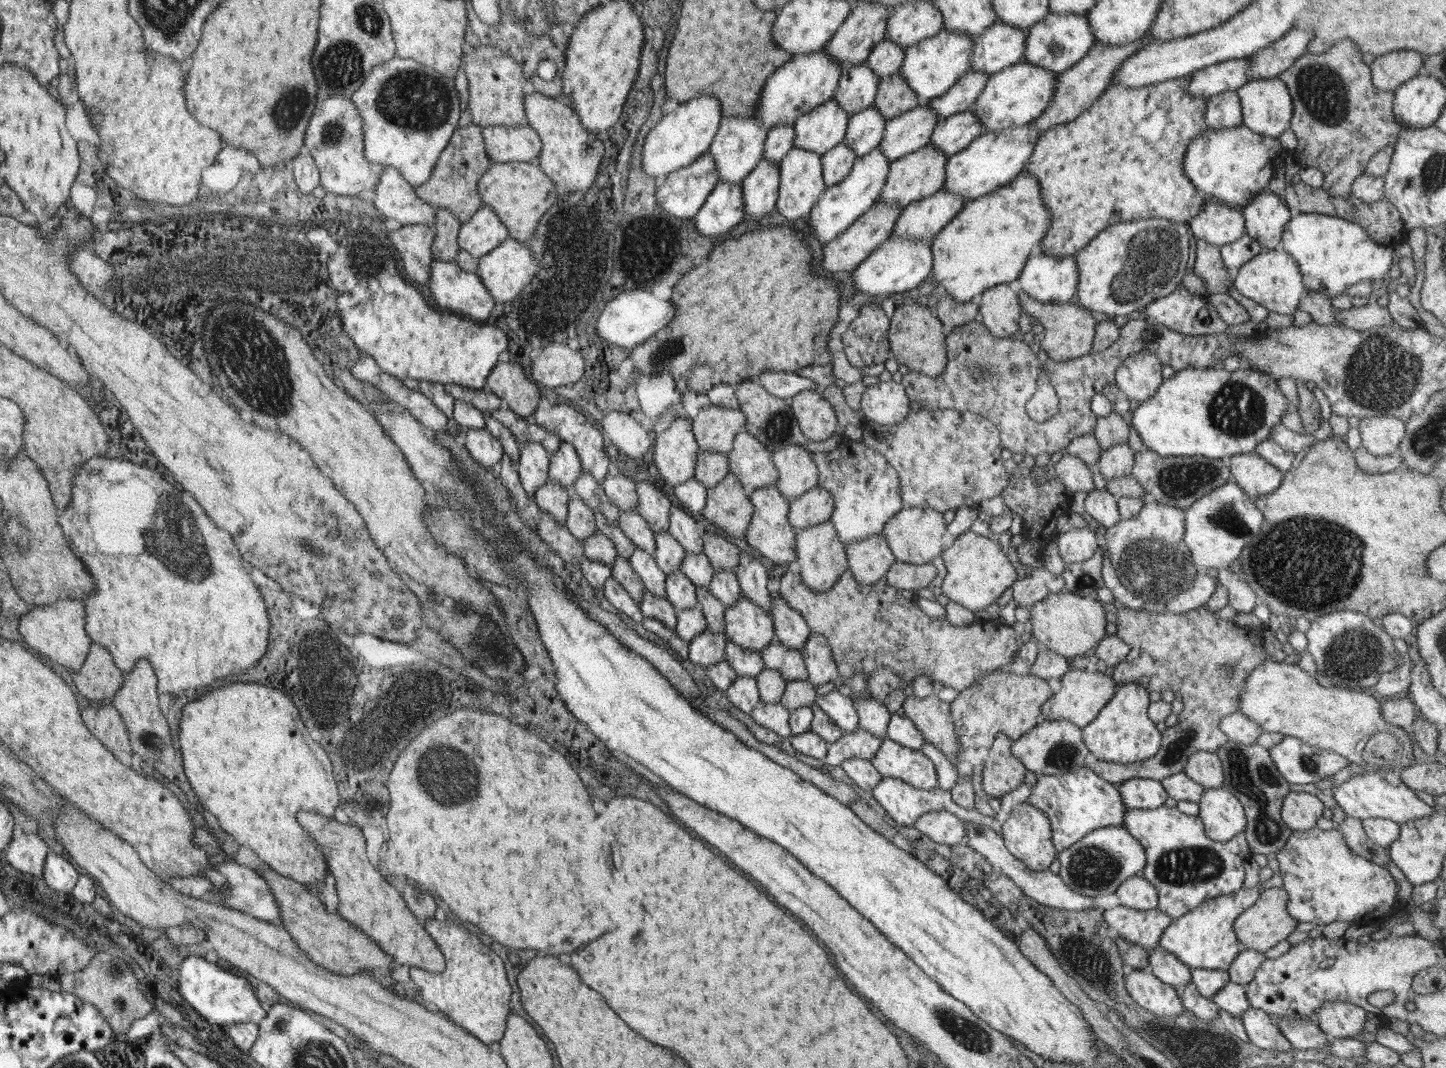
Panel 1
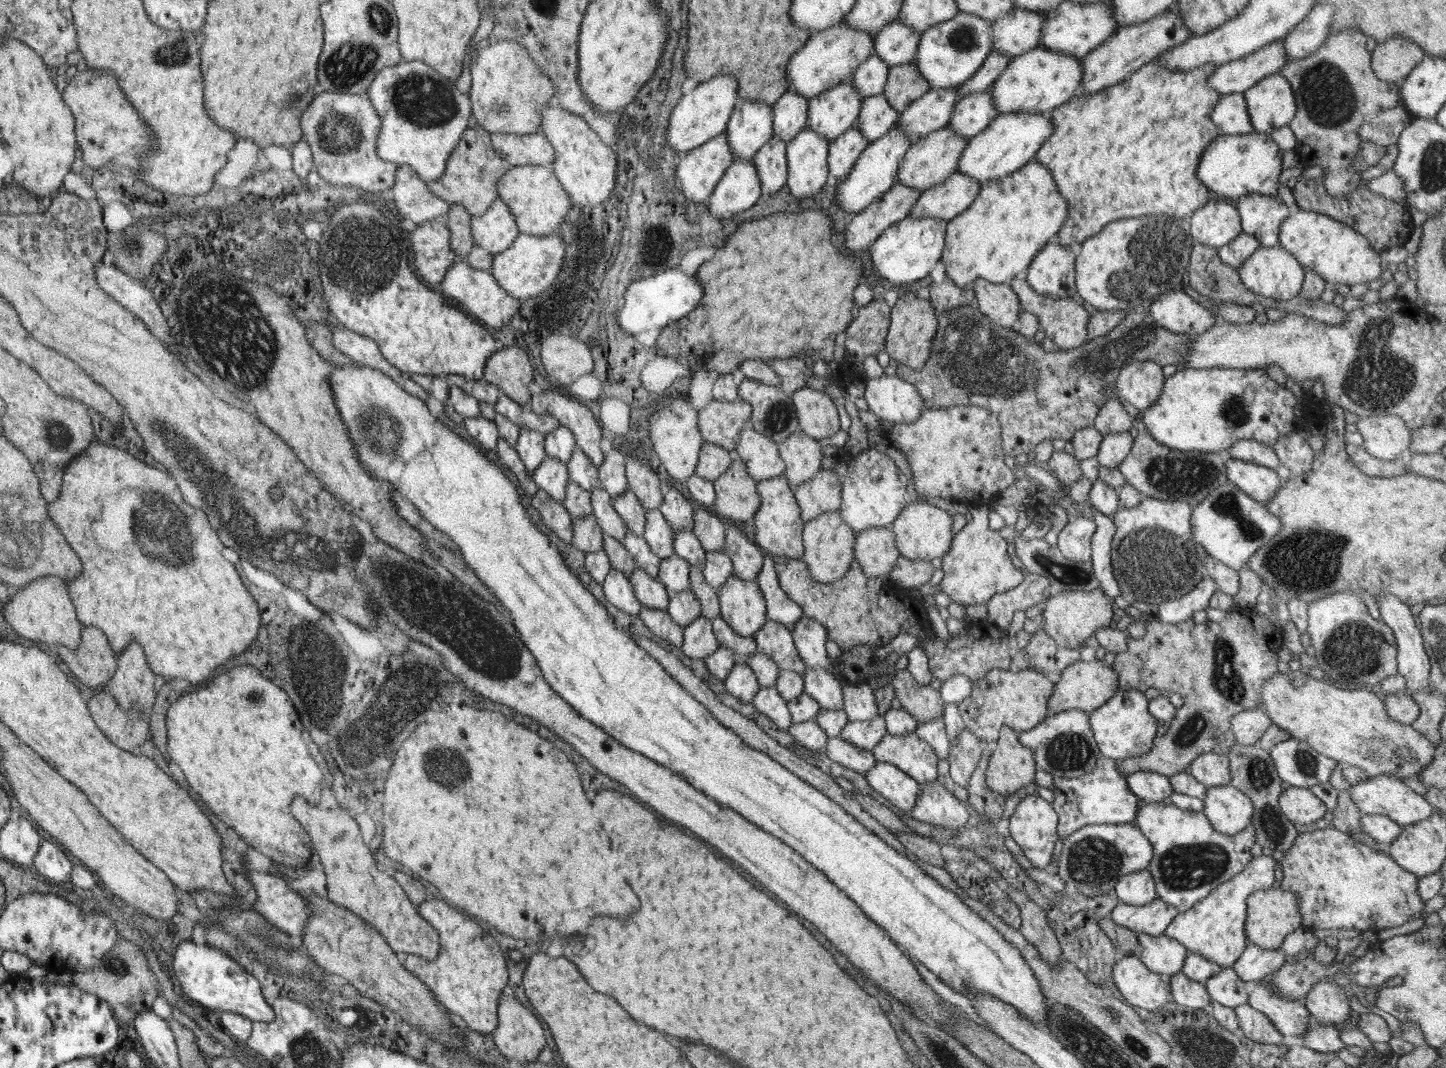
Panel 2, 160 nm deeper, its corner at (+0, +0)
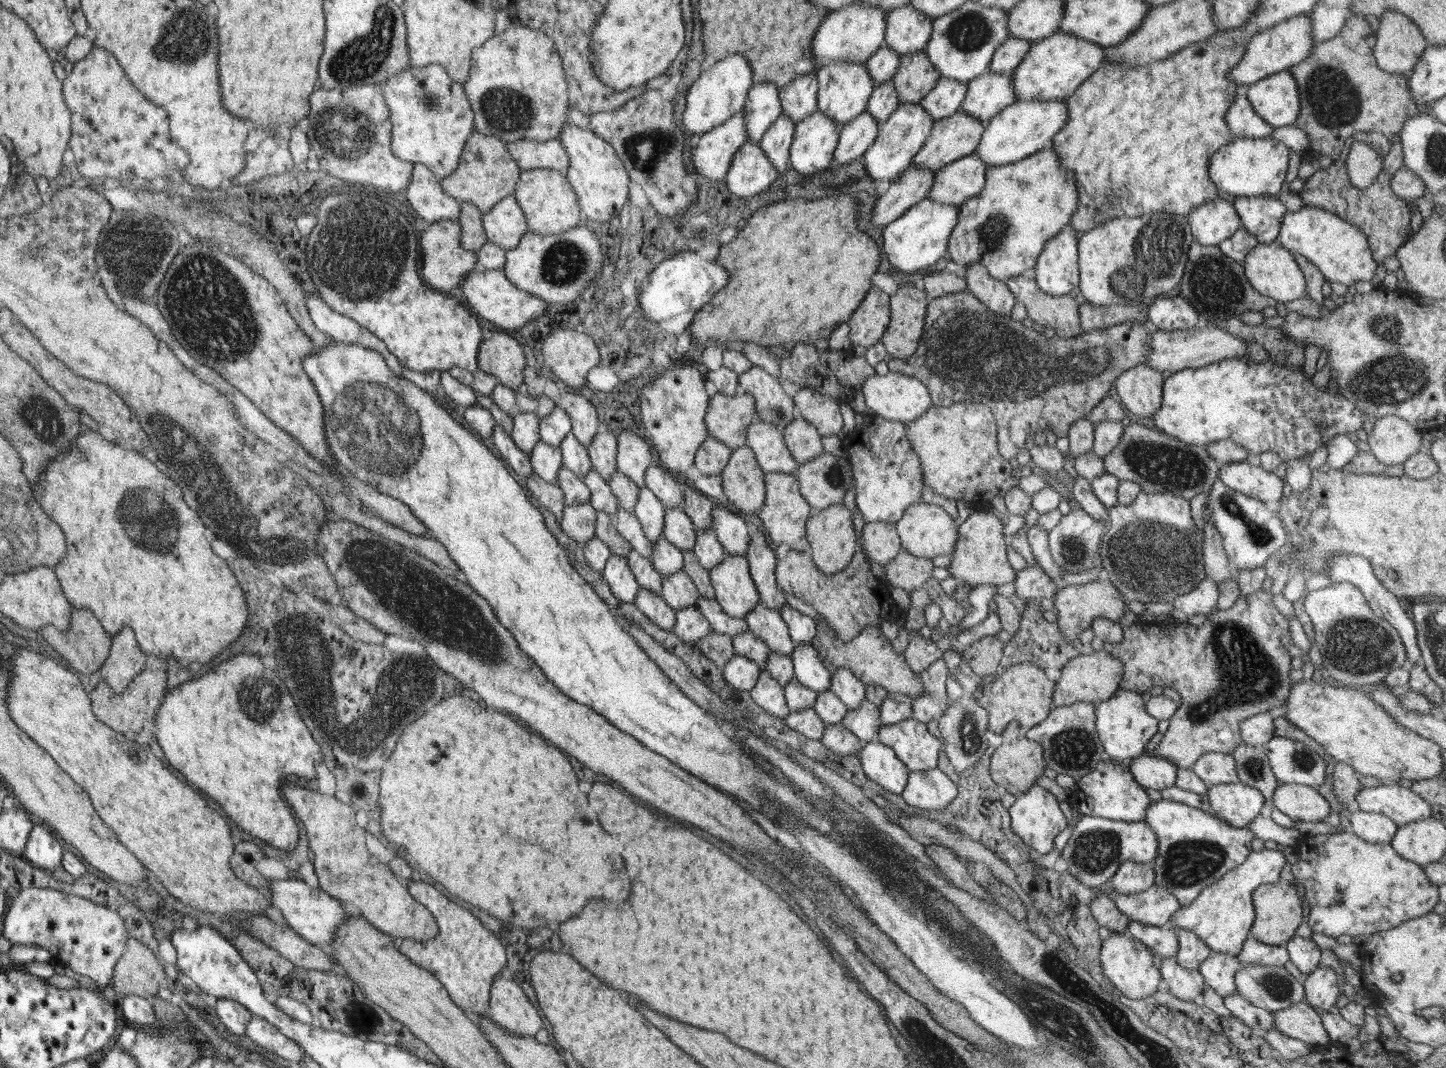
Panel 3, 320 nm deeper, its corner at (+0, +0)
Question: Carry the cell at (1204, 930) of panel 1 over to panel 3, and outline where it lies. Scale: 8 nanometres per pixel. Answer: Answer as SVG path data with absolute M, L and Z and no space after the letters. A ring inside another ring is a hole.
M1265 847L1258 852L1252 850L1242 864L1229 870L1220 880L1200 891L1200 894L1187 907L1181 906L1171 916L1169 927L1174 930L1180 927L1195 932L1214 953L1223 952L1237 956L1255 921L1252 893L1262 883L1278 881L1284 864L1286 860L1283 859L1283 854L1278 849Z

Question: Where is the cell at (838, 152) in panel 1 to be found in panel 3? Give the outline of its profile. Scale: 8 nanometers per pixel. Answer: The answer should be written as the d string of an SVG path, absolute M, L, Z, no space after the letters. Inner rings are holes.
M862 112L840 128L834 164L842 166L851 160L860 160L878 136L879 124L870 112Z

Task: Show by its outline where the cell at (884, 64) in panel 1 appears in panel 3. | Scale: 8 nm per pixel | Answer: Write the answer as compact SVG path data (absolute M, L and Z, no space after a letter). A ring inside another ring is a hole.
M911 2L888 12L886 20L884 45L896 51L898 56L914 54L928 45L933 18L916 10Z

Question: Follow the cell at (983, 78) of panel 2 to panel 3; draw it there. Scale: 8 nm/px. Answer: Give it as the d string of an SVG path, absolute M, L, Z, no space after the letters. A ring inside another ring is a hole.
M1009 36L994 52L987 73L1014 75L1031 46L1029 40Z

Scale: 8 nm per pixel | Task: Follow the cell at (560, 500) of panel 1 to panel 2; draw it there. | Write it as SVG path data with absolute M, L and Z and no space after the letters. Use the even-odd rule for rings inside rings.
M547 456L531 477L539 488L545 490L555 501L564 502L569 472L567 465L561 460Z

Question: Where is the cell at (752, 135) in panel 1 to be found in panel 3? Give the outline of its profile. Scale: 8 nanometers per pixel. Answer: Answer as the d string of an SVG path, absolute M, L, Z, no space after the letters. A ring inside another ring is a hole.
M758 82L751 87L744 107L744 120L749 140L759 142L768 128L782 115L779 89L772 82Z

